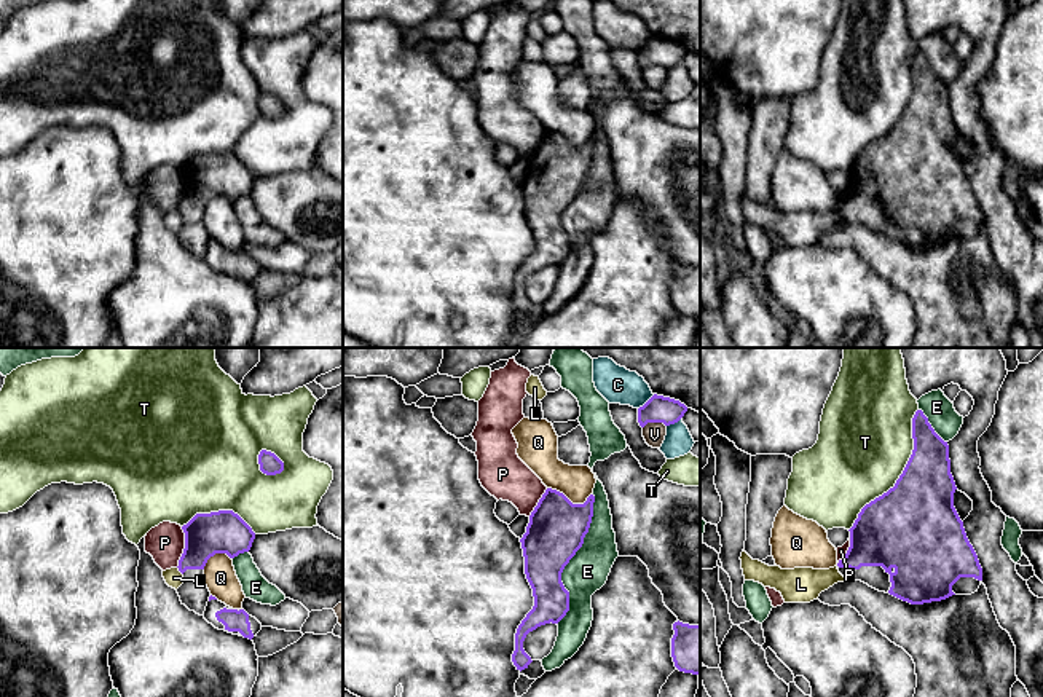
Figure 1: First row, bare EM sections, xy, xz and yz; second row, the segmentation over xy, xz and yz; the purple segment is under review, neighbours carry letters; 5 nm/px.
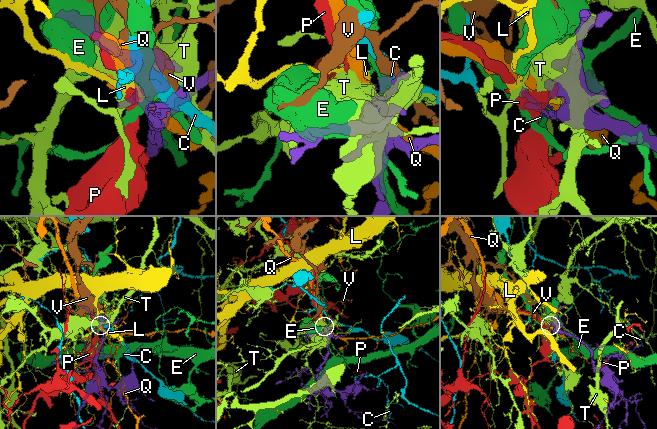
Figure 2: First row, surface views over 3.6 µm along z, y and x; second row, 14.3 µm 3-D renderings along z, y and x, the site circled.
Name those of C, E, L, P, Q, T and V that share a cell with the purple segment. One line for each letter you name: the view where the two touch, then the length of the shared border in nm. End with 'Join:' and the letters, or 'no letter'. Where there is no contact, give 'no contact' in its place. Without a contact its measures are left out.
Join: no letter

